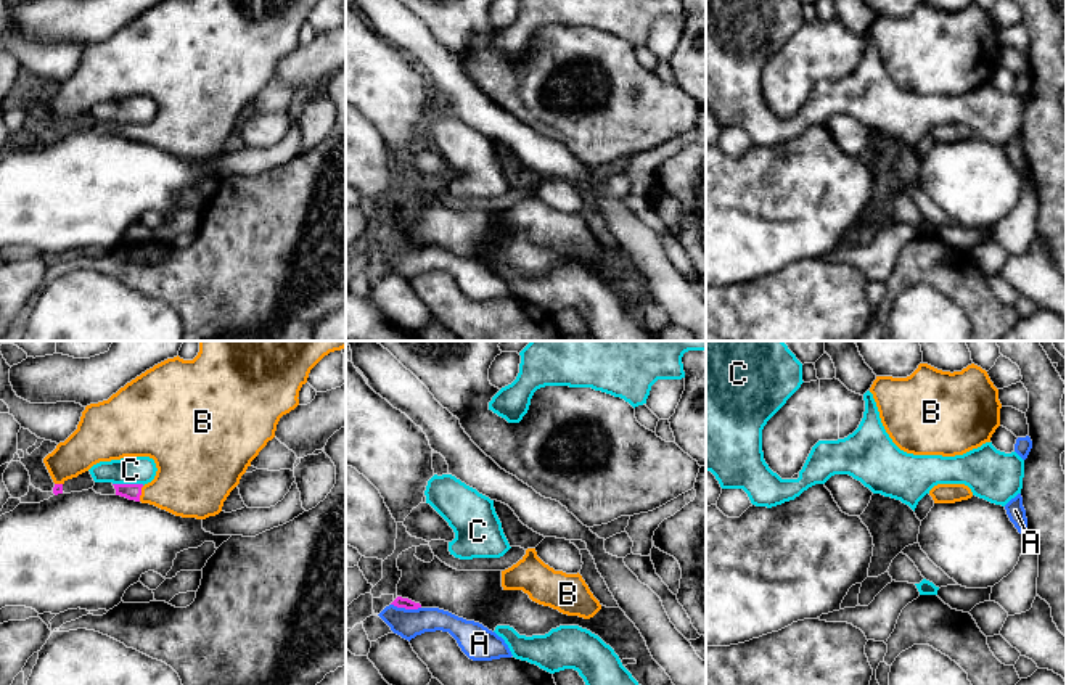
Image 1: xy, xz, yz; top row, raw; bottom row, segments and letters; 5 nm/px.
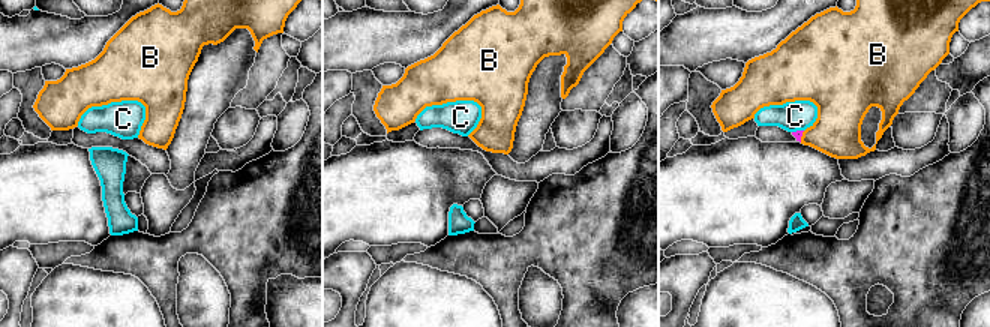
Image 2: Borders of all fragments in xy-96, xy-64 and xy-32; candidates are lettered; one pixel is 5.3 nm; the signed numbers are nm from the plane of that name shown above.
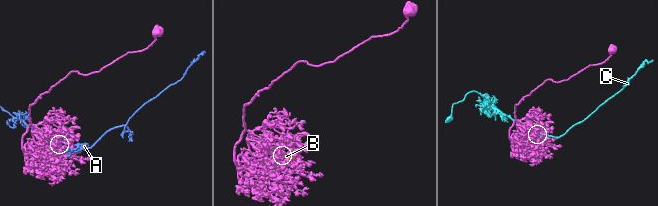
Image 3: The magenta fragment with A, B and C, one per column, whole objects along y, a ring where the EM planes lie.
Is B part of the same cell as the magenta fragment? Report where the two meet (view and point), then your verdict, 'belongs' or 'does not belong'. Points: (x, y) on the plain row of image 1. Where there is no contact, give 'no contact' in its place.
meets magenta in xy at (140, 134); belongs

